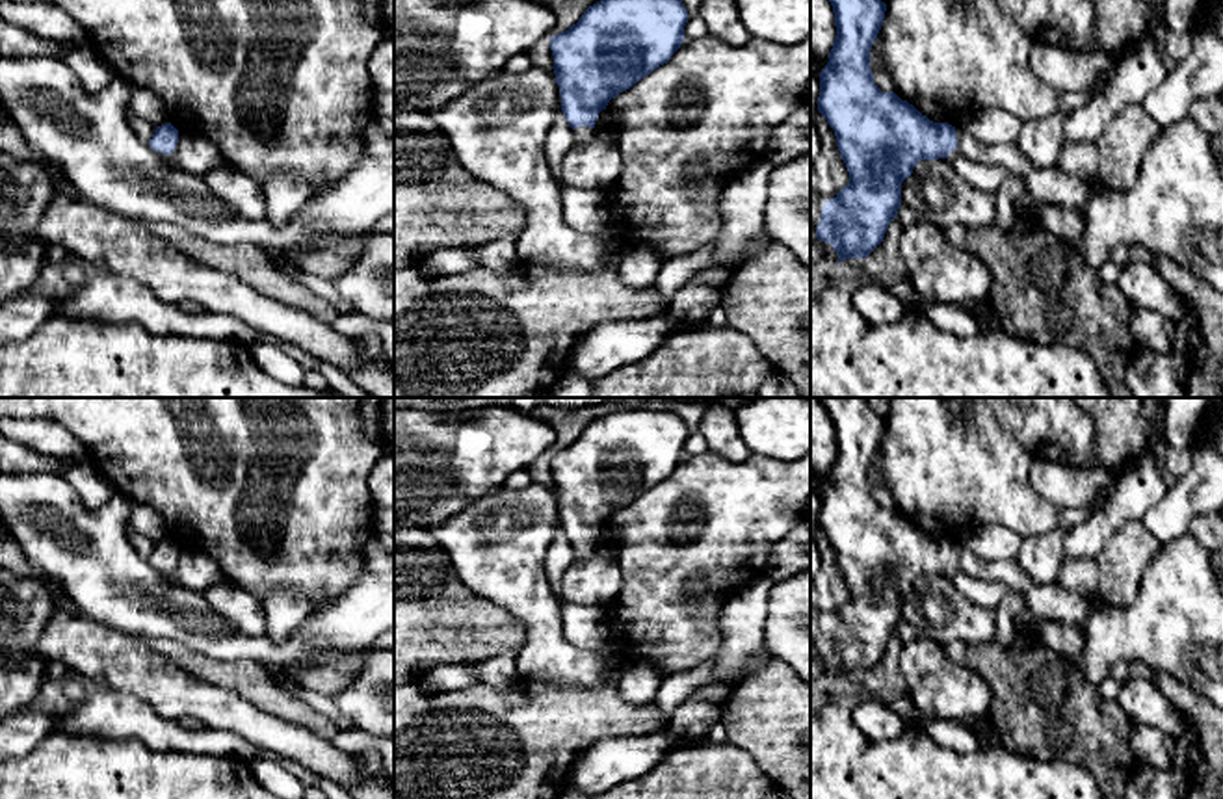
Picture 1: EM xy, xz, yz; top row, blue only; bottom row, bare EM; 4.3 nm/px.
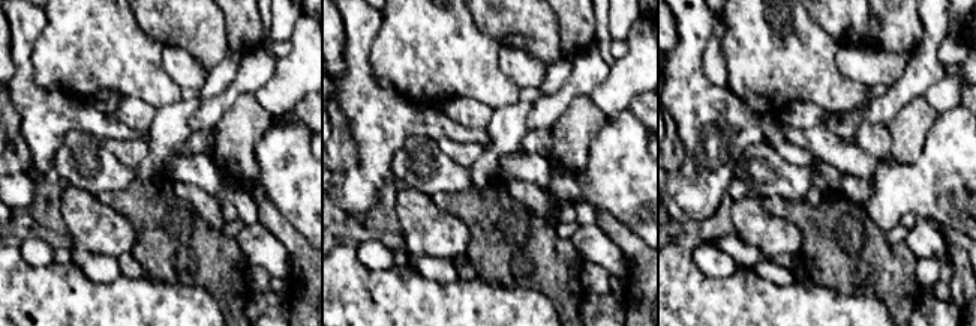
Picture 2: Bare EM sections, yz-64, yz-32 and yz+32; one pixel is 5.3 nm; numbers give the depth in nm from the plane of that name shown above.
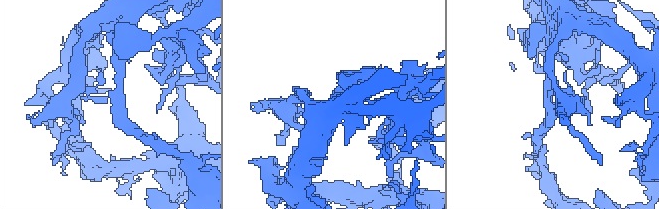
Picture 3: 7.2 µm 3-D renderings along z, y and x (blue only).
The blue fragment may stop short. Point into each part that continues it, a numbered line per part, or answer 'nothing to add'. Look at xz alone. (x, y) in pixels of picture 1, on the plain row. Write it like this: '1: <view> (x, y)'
1: xz (582, 550)

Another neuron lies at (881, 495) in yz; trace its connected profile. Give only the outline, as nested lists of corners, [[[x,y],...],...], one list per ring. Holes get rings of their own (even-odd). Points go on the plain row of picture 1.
[[[877,459],[872,461],[870,466],[870,485],[874,491],[874,498],[875,502],[883,507],[883,509],[890,509],[892,507],[892,494],[890,491],[885,487],[885,481],[881,479],[881,474],[877,472]]]

